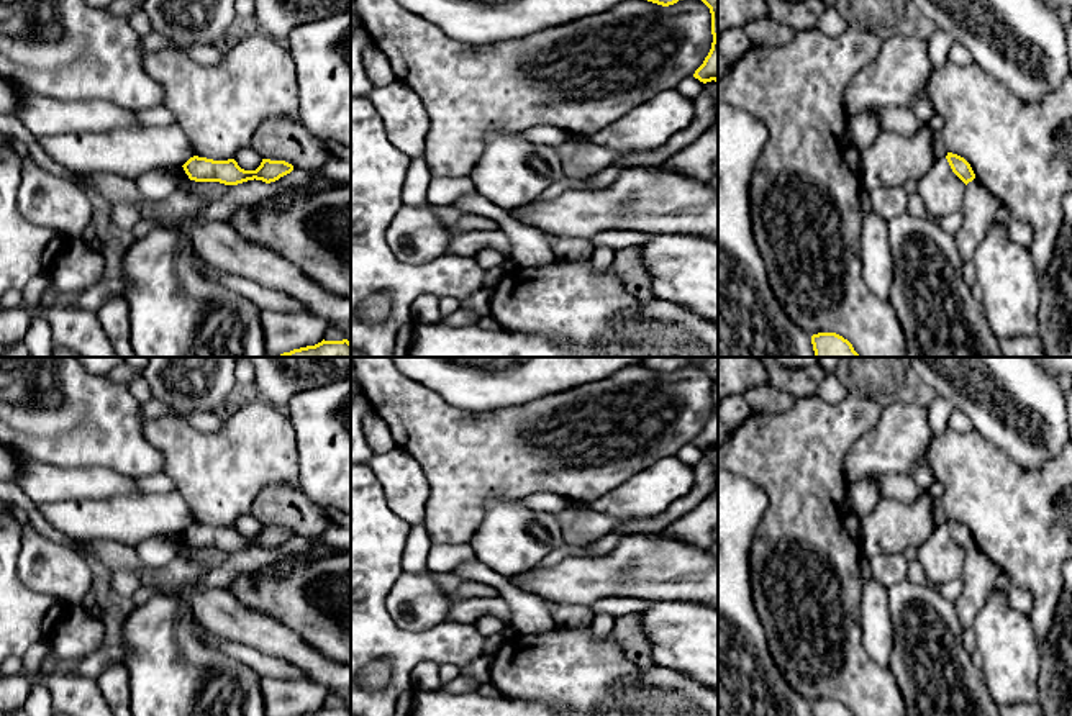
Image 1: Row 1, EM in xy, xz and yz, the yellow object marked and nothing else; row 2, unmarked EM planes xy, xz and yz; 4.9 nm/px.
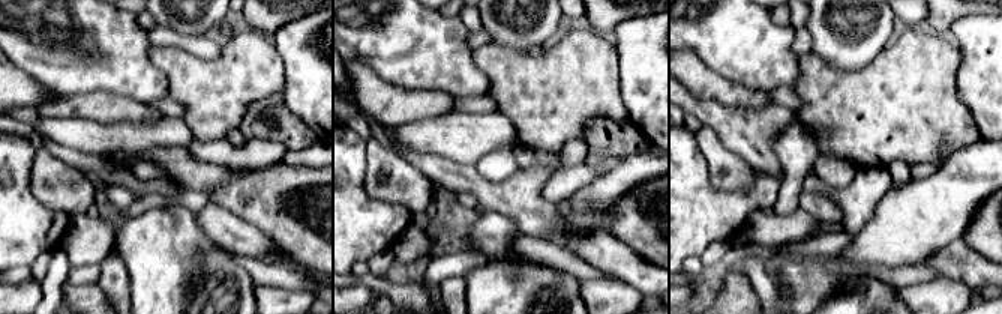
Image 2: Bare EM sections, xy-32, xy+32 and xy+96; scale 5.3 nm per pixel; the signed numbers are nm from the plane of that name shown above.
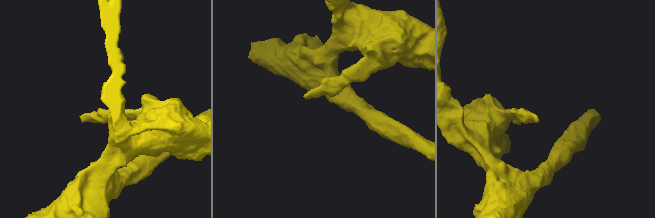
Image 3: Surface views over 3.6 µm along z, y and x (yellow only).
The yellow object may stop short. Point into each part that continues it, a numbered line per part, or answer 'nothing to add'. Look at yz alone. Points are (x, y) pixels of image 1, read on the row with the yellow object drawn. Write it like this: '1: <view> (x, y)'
nothing to add

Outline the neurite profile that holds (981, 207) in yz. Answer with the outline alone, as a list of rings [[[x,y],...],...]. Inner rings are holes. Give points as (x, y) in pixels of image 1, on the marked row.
[[[977,179],[965,185],[962,213],[964,221],[954,233],[956,246],[965,261],[972,261],[990,224],[997,220],[1000,200]]]

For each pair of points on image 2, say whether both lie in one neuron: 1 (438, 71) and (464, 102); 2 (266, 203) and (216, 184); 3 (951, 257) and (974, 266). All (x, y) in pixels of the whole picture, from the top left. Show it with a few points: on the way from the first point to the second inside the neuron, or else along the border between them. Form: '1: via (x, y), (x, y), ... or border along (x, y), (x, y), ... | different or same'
1: border along (453, 95), (485, 96) | different
2: via (254, 196), (228, 188) | same
3: via (957, 260), (968, 266) | same

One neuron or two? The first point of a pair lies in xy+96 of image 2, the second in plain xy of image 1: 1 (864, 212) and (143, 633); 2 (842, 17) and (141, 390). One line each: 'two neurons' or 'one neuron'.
1: two neurons
2: two neurons

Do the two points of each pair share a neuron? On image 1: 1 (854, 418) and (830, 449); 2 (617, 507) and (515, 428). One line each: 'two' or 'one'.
1: one
2: two

